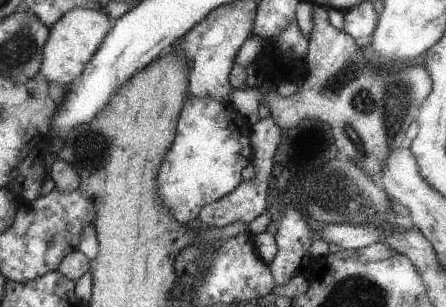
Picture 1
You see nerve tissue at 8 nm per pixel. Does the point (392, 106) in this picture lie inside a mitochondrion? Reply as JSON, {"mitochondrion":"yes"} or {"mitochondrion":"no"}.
{"mitochondrion":"yes"}

